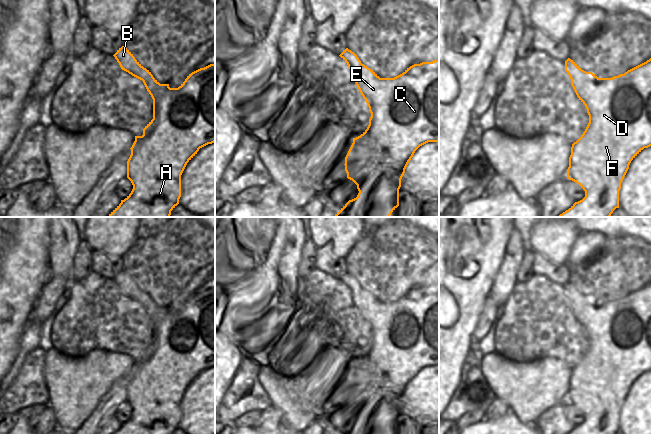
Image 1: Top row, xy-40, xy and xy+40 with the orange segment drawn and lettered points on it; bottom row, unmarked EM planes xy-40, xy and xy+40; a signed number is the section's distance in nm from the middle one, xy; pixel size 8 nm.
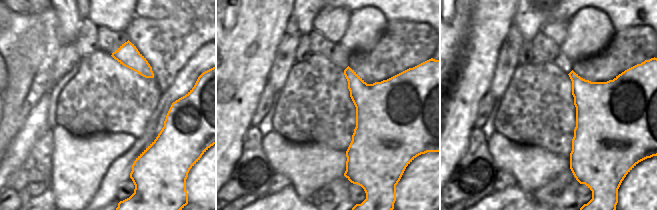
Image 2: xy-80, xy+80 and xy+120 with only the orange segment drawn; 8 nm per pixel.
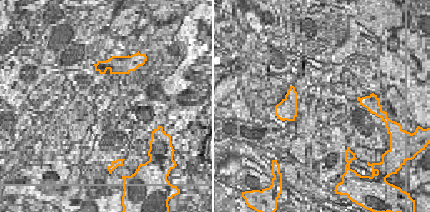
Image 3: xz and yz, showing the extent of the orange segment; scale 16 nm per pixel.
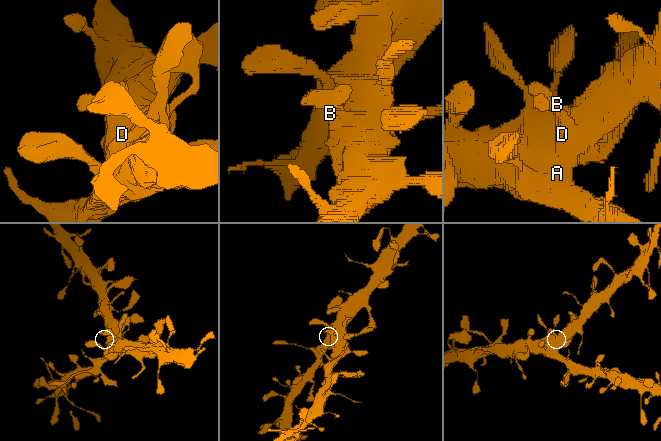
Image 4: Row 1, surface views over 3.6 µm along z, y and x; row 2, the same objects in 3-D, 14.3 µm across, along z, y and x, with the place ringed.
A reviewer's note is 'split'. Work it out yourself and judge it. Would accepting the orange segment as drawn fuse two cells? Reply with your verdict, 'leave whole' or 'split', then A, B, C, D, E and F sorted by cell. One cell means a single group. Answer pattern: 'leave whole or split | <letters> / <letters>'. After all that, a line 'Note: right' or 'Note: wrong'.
leave whole | A B C D E F
Note: wrong

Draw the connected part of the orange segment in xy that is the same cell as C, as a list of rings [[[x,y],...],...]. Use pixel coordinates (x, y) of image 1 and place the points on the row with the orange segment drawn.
[[[348,48],[339,56],[347,63],[369,107],[371,117],[367,129],[360,136],[353,138],[345,157],[347,178],[357,185],[359,193],[333,217],[390,217],[399,206],[401,179],[415,151],[428,142],[439,141],[439,59],[414,64],[394,78],[380,78],[373,70],[362,64],[357,55]]]

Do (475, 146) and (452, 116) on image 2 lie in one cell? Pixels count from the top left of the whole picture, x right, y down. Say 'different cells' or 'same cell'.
different cells

